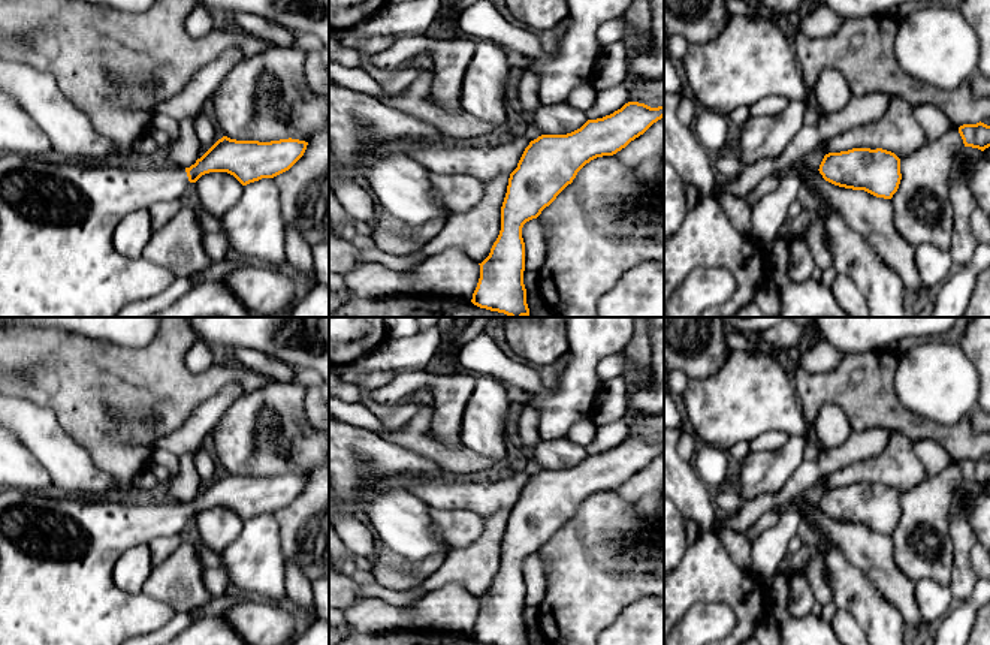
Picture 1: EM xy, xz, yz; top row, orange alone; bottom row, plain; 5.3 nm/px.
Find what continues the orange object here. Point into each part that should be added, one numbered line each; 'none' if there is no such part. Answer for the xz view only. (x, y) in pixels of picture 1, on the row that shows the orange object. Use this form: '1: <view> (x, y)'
none

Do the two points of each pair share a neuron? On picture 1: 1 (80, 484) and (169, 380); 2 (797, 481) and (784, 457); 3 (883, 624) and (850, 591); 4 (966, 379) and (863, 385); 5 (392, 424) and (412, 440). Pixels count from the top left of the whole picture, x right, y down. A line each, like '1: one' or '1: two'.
1: two
2: two
3: one
4: two
5: two

